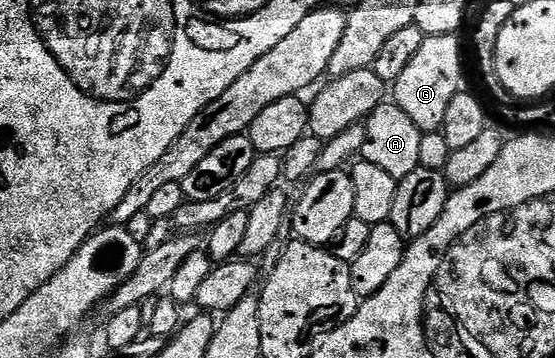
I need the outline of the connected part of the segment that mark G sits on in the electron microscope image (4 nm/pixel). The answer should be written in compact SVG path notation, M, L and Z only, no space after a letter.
M455 35L440 37L424 36L421 51L409 62L409 67L401 71L401 75L393 83L393 101L417 123L424 133L434 133L442 126L445 111L453 95L461 92L459 85L463 81L463 53L459 50L460 38Z

